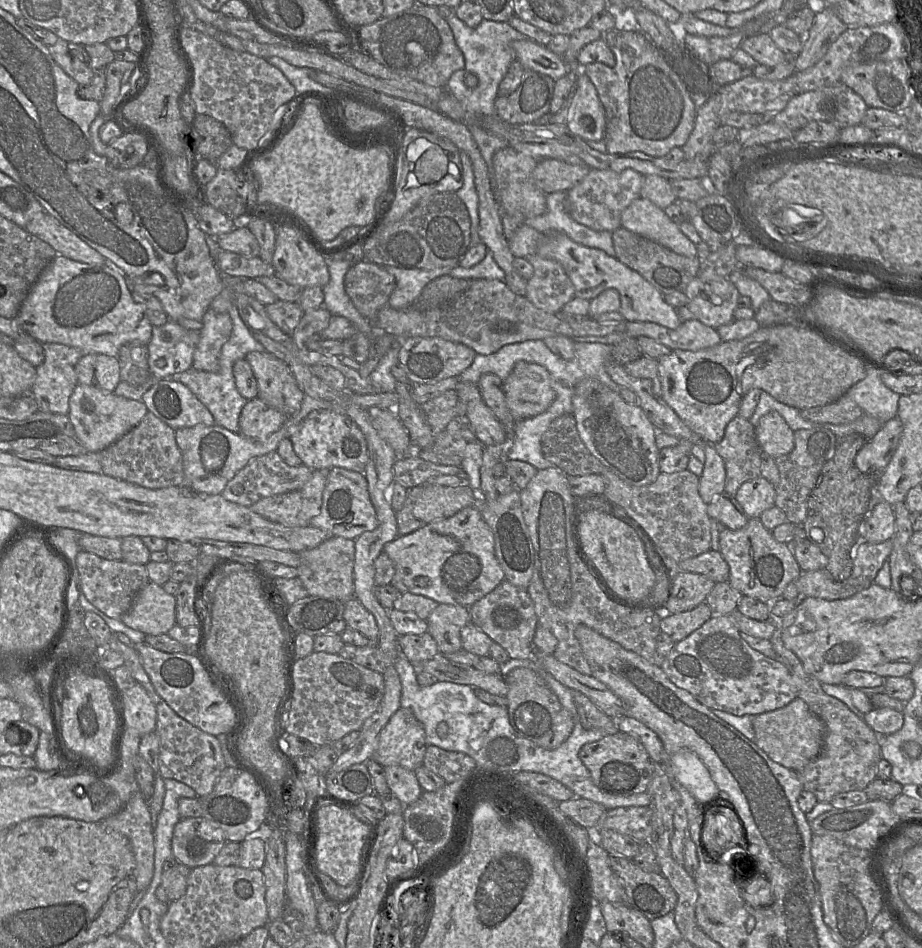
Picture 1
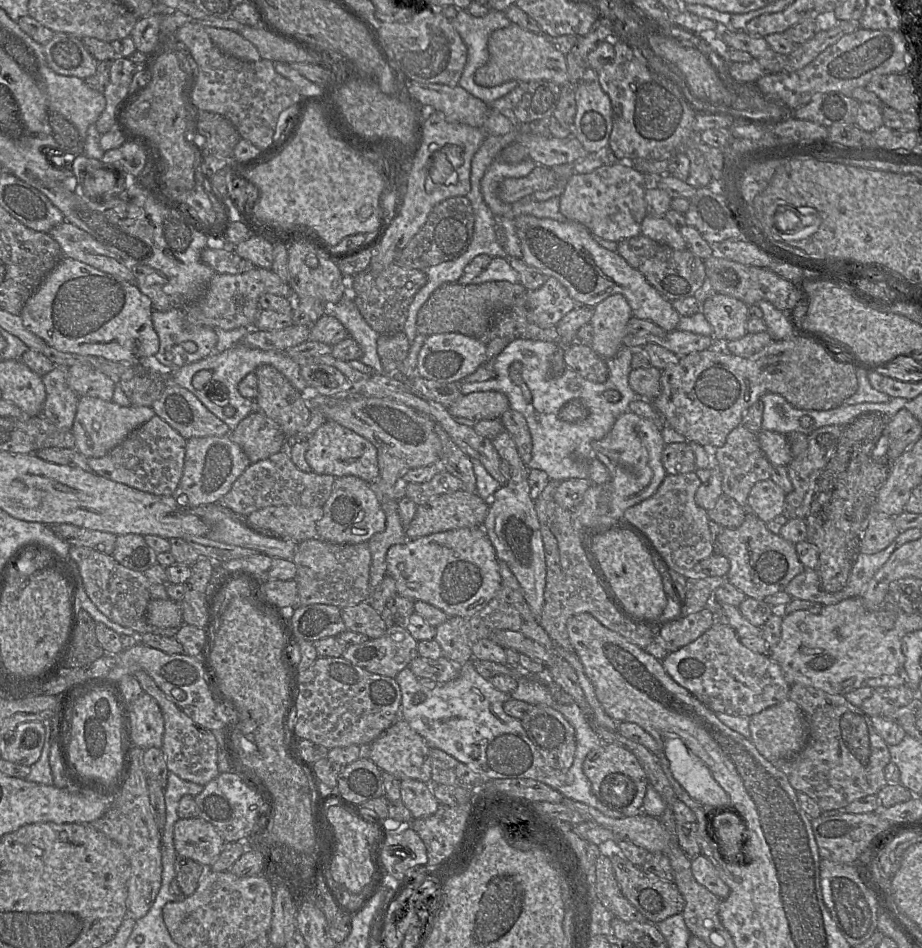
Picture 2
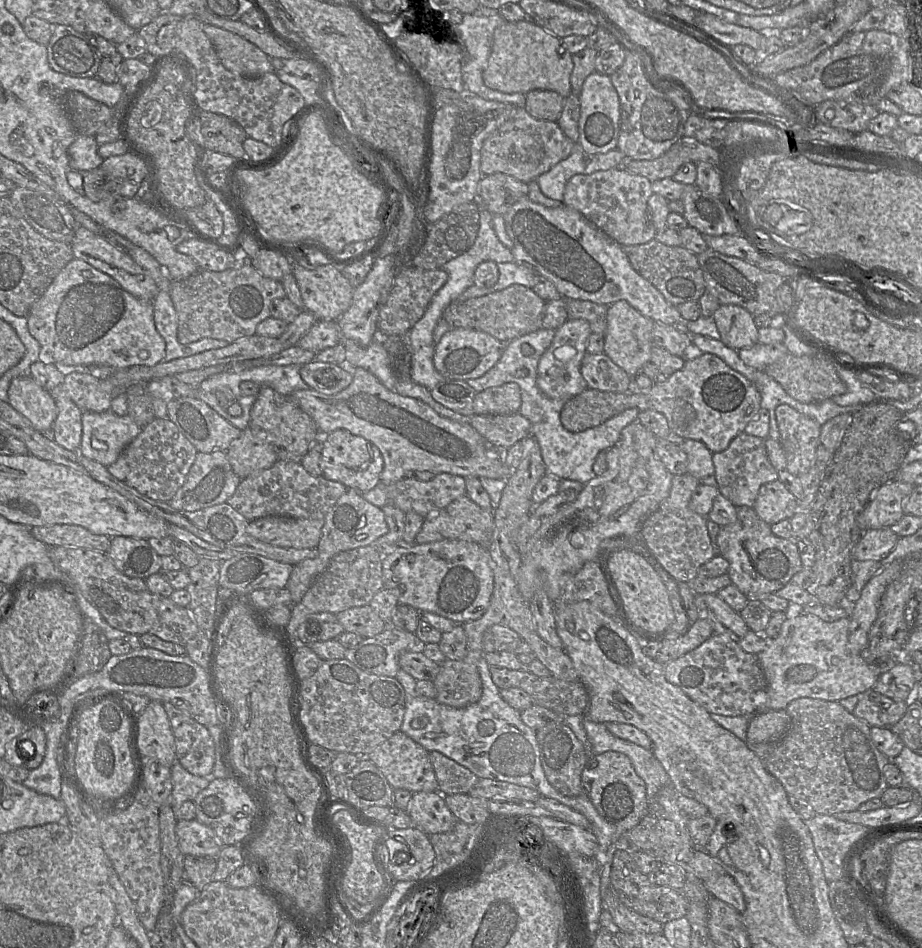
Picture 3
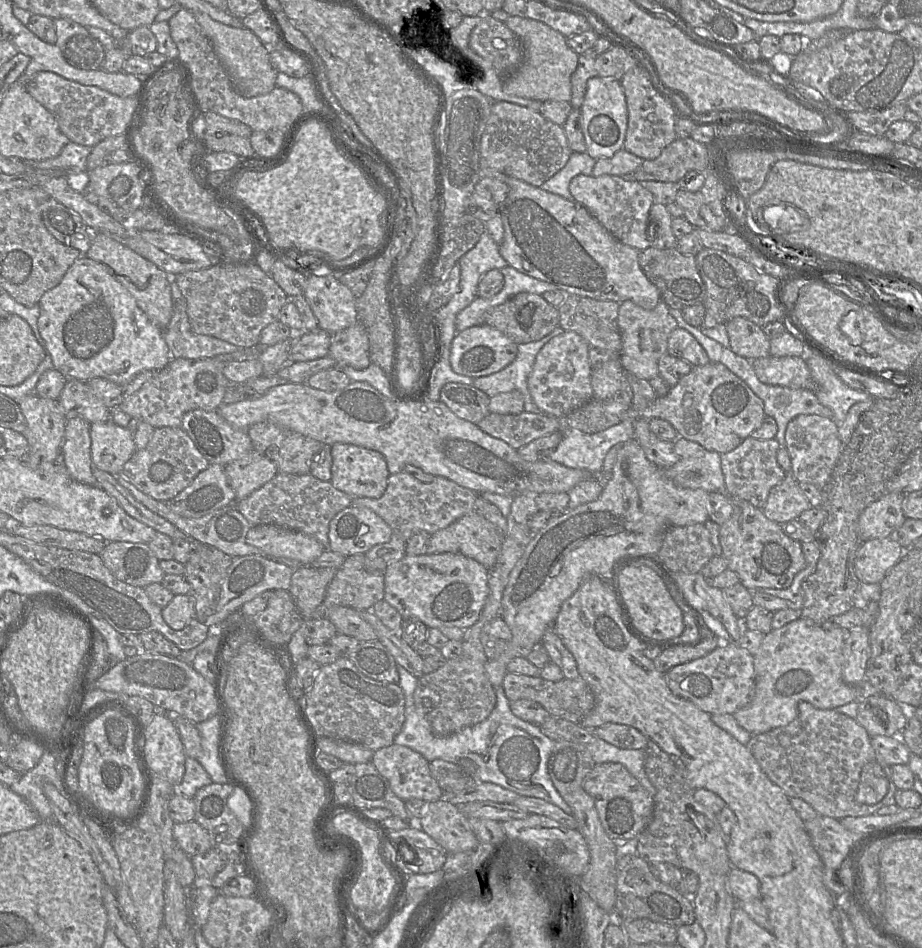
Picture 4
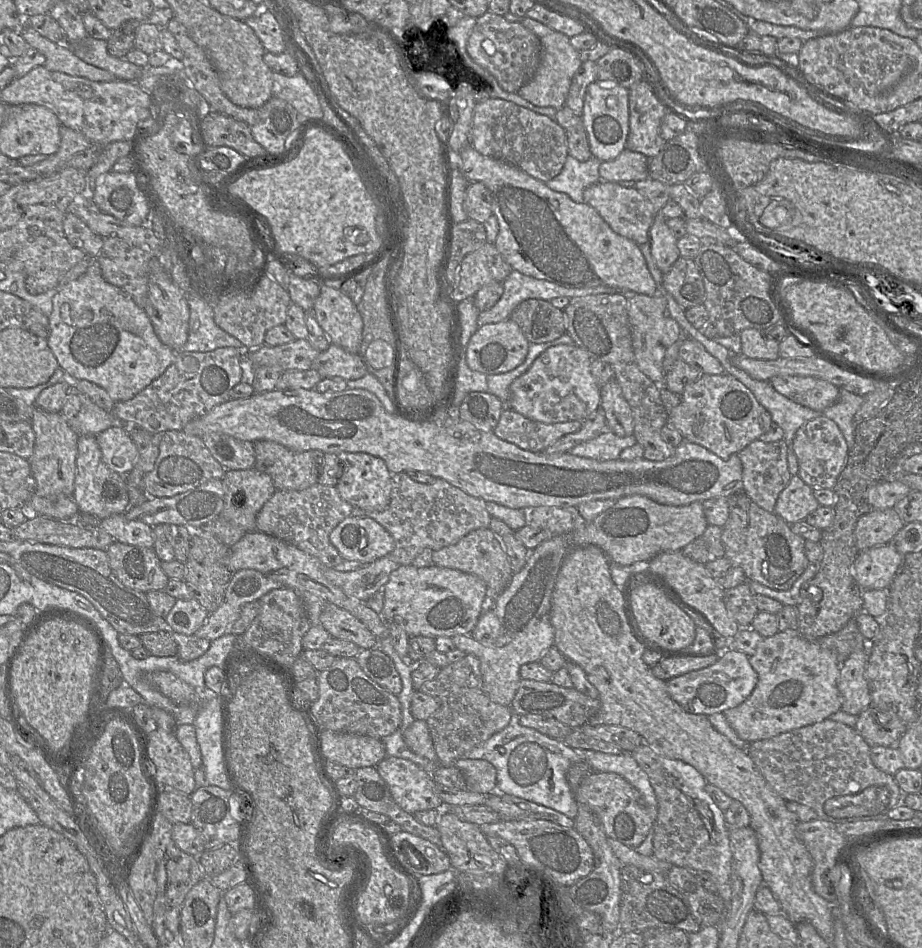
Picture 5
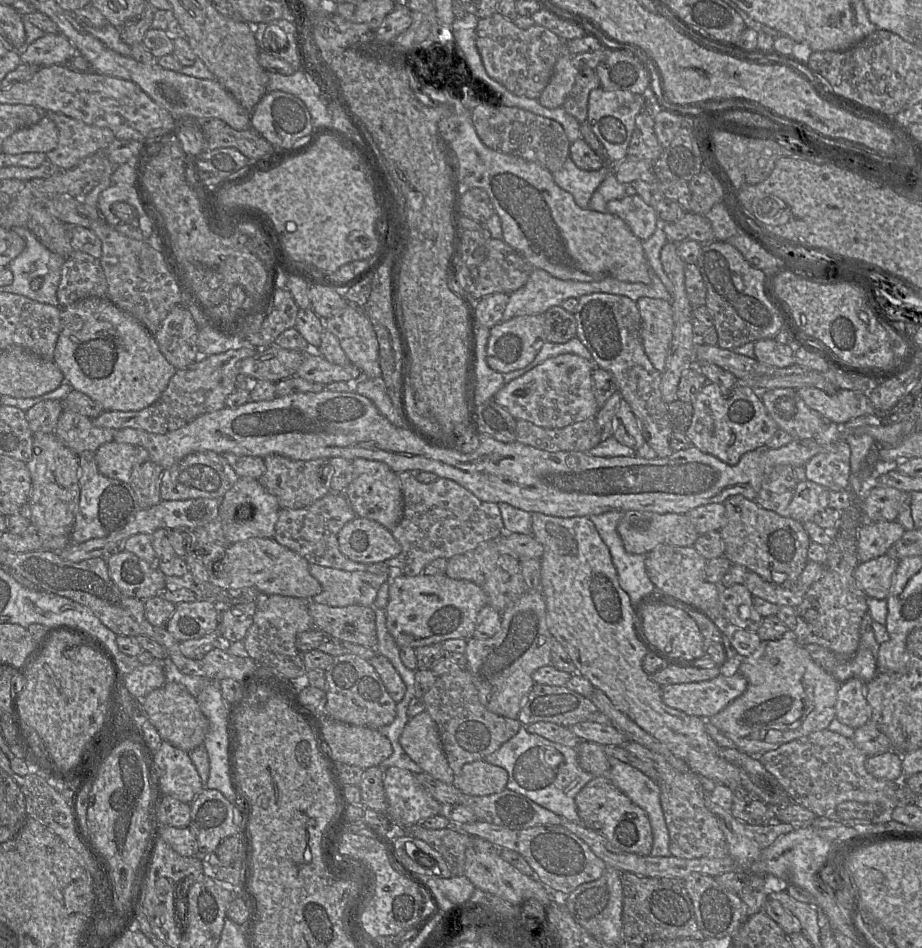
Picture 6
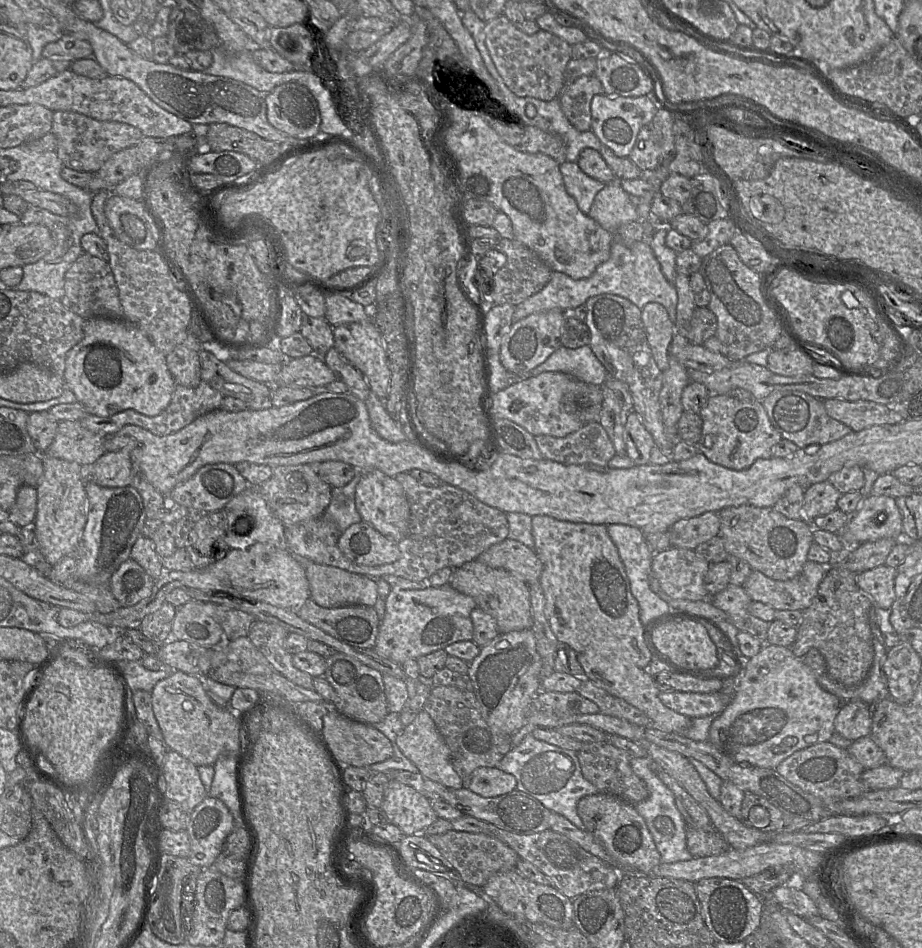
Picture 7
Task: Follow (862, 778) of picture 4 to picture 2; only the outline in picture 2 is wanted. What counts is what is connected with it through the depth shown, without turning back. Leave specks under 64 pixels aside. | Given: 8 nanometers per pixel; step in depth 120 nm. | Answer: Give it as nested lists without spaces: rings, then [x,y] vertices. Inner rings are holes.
[[[794,684],[789,699],[799,705],[808,723],[809,737],[803,750],[791,760],[772,764],[782,771],[797,792],[810,796],[822,812],[842,810],[851,802],[877,793],[888,784],[885,767],[891,762],[889,746],[874,729],[871,717],[848,702],[843,695],[833,695],[814,687]]]

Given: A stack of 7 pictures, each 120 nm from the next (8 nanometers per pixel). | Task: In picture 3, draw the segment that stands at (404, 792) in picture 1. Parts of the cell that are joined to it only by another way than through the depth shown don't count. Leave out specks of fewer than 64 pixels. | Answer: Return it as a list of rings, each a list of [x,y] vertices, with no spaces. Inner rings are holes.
[[[438,792],[413,793],[406,812],[413,826],[427,835],[449,832],[458,822]]]

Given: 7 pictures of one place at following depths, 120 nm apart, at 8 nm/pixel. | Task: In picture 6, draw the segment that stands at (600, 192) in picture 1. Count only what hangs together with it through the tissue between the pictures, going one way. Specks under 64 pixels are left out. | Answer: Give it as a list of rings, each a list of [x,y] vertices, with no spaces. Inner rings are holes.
[[[638,194],[611,200],[606,208],[608,213],[621,218],[642,241],[649,239],[656,230],[657,214]]]

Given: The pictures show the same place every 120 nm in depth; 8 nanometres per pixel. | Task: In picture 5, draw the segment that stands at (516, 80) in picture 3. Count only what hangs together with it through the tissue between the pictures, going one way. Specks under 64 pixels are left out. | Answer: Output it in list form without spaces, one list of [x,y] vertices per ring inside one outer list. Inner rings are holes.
[[[527,16],[522,17],[520,23],[540,39],[541,60],[534,76],[518,90],[517,94],[533,105],[559,109],[565,105],[572,78],[581,66],[580,53],[572,46],[570,37],[564,33]]]

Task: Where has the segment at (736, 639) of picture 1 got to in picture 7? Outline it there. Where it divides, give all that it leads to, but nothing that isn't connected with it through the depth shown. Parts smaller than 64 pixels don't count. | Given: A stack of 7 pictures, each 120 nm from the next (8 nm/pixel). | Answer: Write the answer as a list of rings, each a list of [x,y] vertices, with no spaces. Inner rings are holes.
[[[722,690],[715,693],[661,692],[661,702],[677,713],[691,719],[721,714],[731,702],[731,697]]]

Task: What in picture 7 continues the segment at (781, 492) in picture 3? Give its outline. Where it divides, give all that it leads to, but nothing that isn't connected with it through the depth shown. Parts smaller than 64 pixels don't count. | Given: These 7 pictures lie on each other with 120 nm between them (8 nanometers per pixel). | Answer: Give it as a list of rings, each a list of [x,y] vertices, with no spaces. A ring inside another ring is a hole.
[[[828,481],[811,484],[804,492],[801,519],[812,525],[815,518],[824,516],[837,509],[840,493]]]

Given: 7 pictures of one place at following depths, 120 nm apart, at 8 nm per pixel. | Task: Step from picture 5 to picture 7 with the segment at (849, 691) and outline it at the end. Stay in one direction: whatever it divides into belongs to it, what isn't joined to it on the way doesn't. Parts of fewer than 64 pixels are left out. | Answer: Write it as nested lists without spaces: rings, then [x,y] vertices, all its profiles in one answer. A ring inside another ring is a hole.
[[[862,701],[842,703],[835,719],[835,732],[844,738],[855,741],[871,734],[870,705]]]

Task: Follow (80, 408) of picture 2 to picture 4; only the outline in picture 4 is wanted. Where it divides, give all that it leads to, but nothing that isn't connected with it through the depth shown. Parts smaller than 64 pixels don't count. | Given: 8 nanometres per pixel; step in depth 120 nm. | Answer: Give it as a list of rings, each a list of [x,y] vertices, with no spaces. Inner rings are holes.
[[[111,420],[90,424],[91,458],[95,467],[111,474],[121,474],[124,464],[136,451],[132,434],[128,427],[121,427]]]

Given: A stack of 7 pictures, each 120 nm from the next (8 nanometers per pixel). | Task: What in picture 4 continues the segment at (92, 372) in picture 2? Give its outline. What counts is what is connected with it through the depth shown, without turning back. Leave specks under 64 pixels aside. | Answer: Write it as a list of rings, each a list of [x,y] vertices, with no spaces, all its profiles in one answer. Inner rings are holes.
[[[67,379],[58,400],[67,419],[79,417],[89,424],[111,420],[111,409],[92,392],[87,382]]]

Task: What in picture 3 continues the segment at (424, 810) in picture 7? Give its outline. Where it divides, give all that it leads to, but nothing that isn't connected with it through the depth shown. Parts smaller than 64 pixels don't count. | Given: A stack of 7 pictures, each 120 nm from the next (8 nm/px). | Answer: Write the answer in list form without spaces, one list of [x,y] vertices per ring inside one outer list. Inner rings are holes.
[[[401,730],[378,745],[366,757],[381,771],[393,789],[404,789],[412,793],[437,792],[439,789],[429,752]]]

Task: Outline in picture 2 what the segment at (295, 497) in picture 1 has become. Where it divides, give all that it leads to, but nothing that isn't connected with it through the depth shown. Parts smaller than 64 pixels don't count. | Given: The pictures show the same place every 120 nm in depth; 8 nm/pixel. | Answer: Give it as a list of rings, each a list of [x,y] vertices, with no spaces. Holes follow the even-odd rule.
[[[282,505],[256,510],[243,519],[254,531],[299,543],[317,537],[316,524],[322,517],[323,507]]]

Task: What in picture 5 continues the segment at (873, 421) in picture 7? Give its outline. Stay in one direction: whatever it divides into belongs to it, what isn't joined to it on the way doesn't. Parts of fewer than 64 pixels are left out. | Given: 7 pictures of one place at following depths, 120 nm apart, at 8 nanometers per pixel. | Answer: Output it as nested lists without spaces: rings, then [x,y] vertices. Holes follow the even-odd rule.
[[[774,376],[769,382],[780,394],[820,412],[837,402],[840,396],[837,386],[811,376]]]

